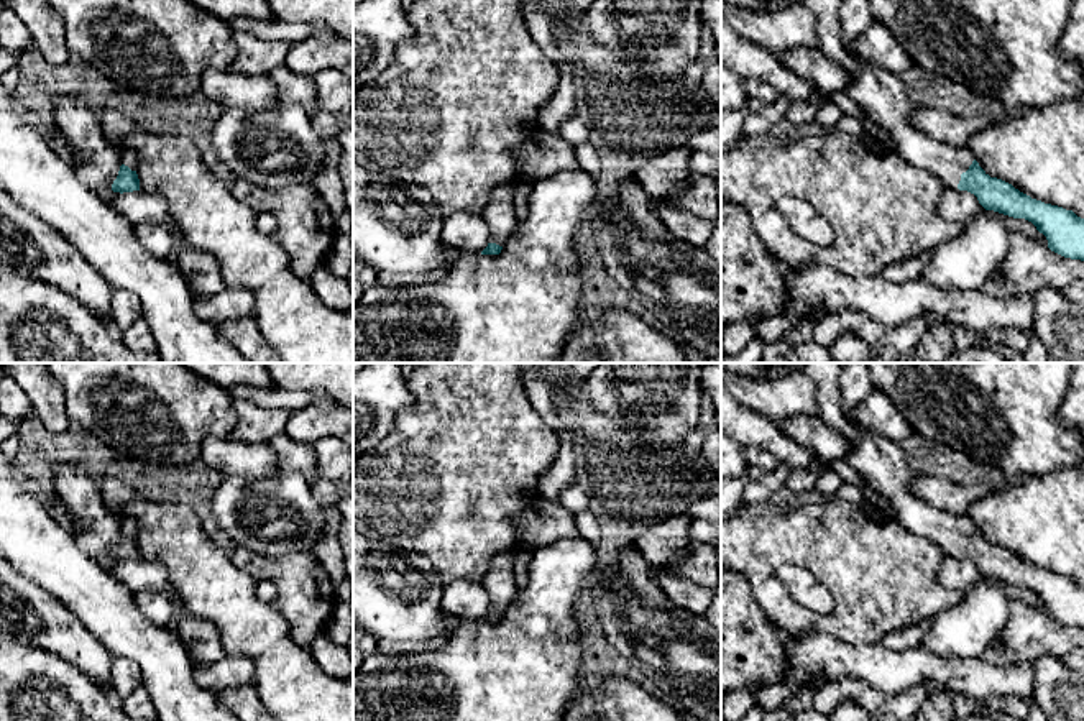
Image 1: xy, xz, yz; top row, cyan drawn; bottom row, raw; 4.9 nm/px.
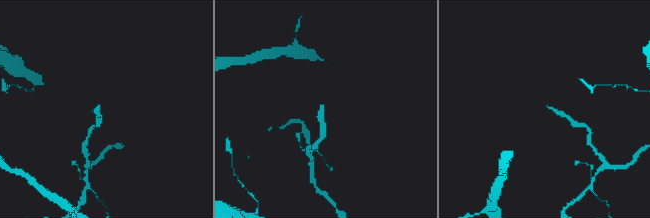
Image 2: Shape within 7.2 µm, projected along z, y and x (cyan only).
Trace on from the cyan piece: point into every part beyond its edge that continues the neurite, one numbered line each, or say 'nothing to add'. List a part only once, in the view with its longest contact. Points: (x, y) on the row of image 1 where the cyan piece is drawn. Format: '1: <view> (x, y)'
1: yz (882, 96)

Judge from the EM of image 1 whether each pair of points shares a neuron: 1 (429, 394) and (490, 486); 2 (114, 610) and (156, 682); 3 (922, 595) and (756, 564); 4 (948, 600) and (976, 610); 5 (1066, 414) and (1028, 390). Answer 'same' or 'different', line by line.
1: same
2: same
3: same
4: different
5: different

